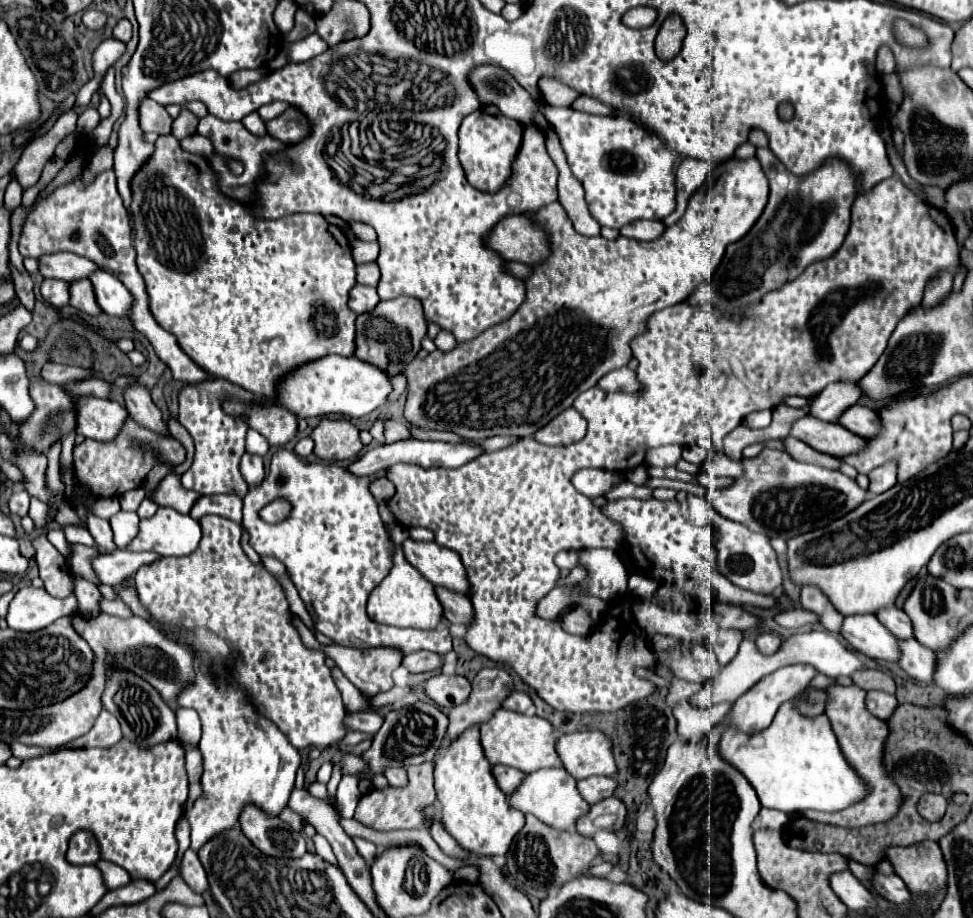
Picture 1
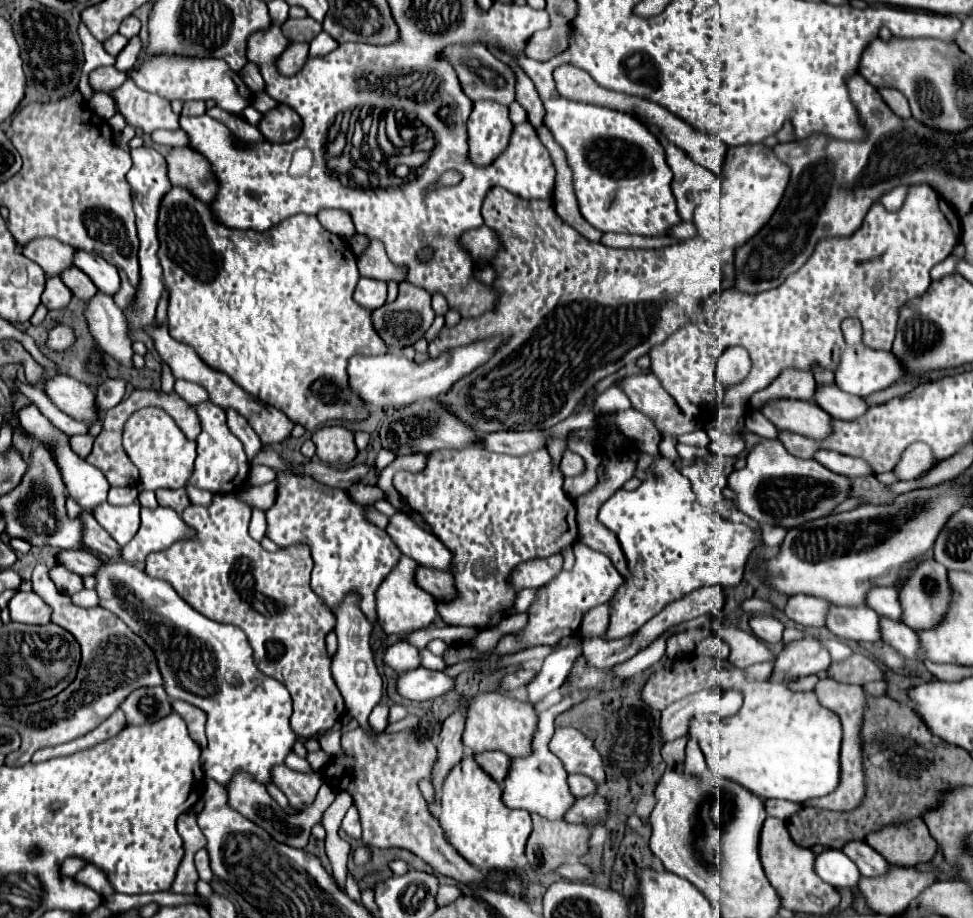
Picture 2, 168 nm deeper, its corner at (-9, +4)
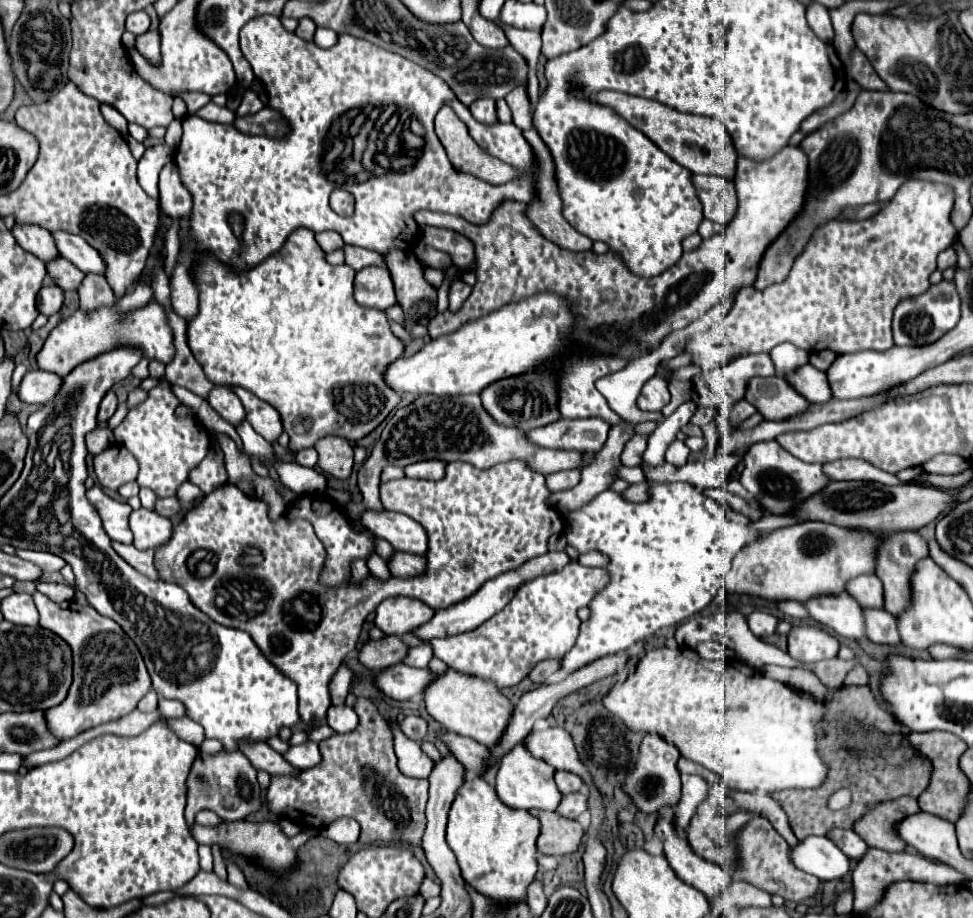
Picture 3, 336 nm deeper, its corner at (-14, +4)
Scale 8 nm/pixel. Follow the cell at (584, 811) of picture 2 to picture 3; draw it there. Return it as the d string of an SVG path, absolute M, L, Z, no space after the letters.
M571 793L571 795L563 795L563 801L559 803L557 813L561 813L567 819L577 819L587 807L587 797L585 793Z

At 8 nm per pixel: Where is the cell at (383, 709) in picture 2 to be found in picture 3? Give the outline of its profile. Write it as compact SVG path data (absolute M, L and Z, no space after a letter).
M387 721L387 725L389 725L389 729L395 737L395 753L397 753L397 759L399 759L399 769L407 777L427 779L435 763L421 751L417 741L405 737L405 733L399 729L397 721Z

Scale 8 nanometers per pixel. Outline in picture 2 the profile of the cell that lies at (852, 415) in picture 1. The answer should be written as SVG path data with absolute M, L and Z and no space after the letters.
M816 385L814 401L818 407L822 407L830 417L834 419L856 419L868 411L866 403L860 397L854 397L850 393L842 393L838 385Z

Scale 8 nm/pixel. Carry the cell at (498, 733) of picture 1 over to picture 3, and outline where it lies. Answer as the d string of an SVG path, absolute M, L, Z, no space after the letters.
M447 669L443 677L437 677L427 687L427 693L423 695L423 699L425 699L429 715L435 721L439 721L447 731L453 731L463 737L471 737L477 743L487 745L487 747L499 745L511 721L511 713L515 709L511 699L501 695L501 691L493 683L481 681L475 675L457 673L455 669Z

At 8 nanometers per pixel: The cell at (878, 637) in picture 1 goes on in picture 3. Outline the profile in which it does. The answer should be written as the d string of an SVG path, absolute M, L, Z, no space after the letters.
M839 593L837 597L815 597L805 605L815 621L833 629L837 635L855 641L865 637L863 607L849 593Z

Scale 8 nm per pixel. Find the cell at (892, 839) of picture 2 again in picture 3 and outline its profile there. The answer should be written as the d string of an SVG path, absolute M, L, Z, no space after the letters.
M901 797L895 801L887 801L887 805L877 805L859 825L855 825L855 833L865 839L869 847L885 849L885 851L905 851L907 843L899 837L897 825L909 817L919 813L917 799L911 797Z

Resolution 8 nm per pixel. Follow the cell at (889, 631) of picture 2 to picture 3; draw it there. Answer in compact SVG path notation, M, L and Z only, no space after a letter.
M865 609L867 615L867 637L873 643L899 645L901 635L897 629L897 617L883 609Z

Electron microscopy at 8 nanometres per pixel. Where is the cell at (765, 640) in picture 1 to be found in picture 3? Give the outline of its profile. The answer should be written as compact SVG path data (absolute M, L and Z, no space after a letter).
M753 611L749 617L747 617L747 623L749 623L749 629L753 631L753 635L757 637L769 637L777 631L777 623L779 619L769 615L769 613L763 613L763 611Z

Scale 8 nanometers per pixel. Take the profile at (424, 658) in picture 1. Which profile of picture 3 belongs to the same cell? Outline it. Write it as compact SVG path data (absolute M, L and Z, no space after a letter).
M395 635L385 637L381 641L369 641L363 645L359 653L359 661L375 671L383 671L387 667L393 667L401 663L407 655L409 647Z

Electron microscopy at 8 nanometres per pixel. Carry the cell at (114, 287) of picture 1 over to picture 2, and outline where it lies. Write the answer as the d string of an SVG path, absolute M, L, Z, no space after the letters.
M76 249L74 265L78 269L82 269L102 293L114 295L118 291L118 287L120 287L118 269L114 265L110 265L106 259L96 257L94 253L86 253L82 249Z

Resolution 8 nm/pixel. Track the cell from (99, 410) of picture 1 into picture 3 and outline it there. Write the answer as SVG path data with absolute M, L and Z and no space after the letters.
M33 369L29 371L19 387L19 399L25 403L51 403L59 395L63 387L63 377L57 377L55 373Z

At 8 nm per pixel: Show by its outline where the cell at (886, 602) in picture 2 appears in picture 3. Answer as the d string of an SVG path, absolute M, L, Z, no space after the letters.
M855 577L855 581L849 581L847 593L853 595L859 605L865 609L883 609L885 597L883 597L883 583L879 577Z

